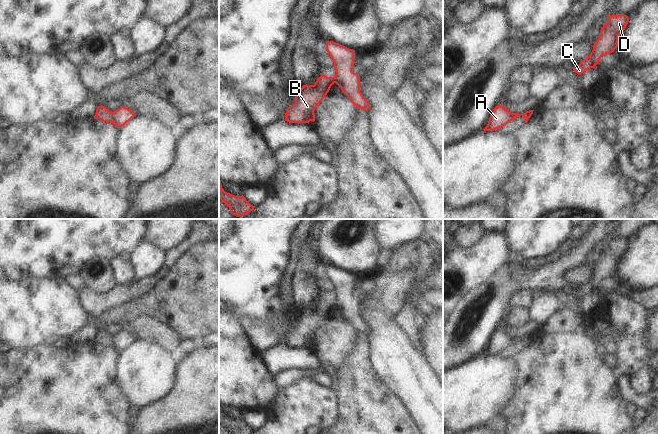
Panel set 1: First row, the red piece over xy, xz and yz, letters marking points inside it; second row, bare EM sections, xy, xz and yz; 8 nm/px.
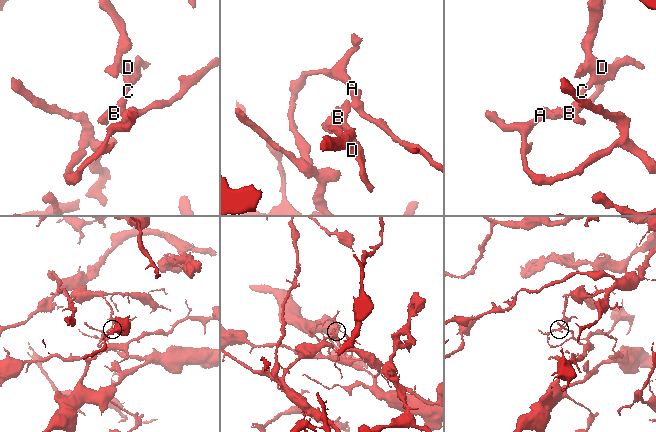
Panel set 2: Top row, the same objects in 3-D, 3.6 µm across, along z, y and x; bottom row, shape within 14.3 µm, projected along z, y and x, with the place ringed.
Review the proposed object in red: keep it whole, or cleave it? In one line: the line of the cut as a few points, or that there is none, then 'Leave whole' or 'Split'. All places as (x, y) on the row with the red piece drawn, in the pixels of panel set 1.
Split along xy (112, 112), (111, 121). Split.

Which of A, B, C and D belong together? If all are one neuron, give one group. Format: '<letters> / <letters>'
A / B C D

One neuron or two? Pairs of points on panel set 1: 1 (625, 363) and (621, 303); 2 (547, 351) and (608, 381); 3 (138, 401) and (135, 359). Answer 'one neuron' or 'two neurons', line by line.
1: one neuron
2: one neuron
3: one neuron

